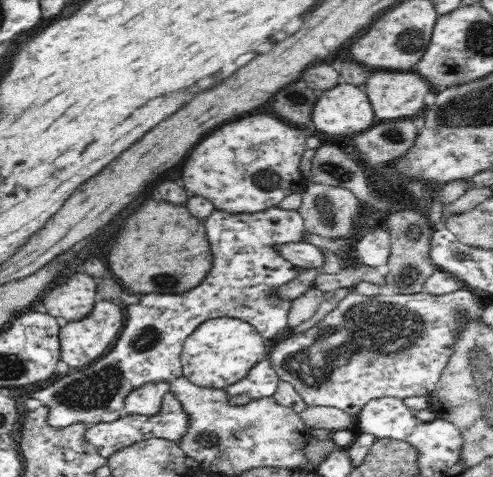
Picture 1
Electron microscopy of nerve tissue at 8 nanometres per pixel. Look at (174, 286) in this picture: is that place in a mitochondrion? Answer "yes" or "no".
yes

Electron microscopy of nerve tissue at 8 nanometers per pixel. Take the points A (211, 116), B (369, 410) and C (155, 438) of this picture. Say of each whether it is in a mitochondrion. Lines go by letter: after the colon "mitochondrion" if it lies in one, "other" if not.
A: other
B: other
C: other

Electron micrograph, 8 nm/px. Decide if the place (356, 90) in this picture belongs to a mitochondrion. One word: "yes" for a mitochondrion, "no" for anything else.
no

